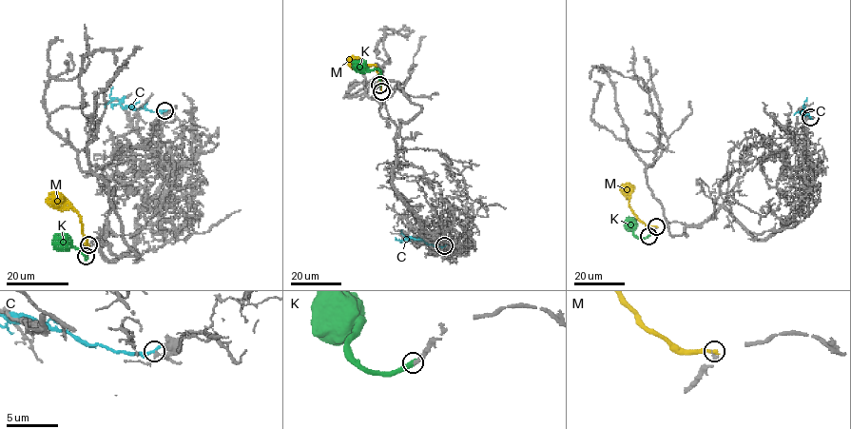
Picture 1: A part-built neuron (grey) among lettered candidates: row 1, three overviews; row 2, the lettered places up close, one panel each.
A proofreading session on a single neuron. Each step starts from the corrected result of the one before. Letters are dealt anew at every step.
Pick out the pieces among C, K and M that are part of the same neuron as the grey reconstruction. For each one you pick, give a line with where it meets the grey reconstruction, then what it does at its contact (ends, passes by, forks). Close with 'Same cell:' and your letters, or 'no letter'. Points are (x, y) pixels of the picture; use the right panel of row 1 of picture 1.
K: Touches grey at (648, 236). It ends there
Same cell: K

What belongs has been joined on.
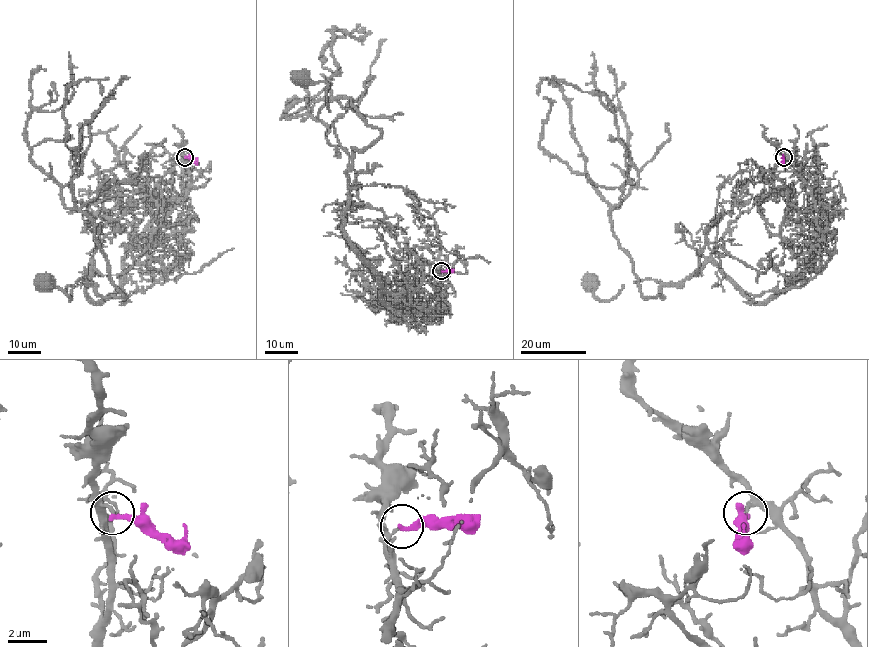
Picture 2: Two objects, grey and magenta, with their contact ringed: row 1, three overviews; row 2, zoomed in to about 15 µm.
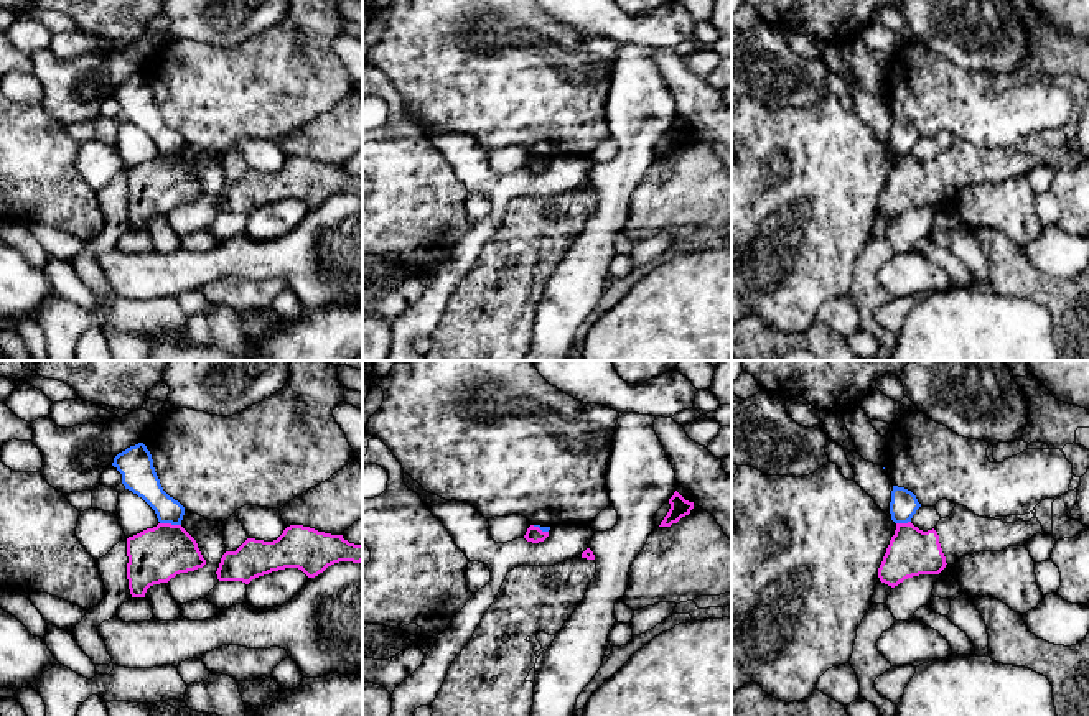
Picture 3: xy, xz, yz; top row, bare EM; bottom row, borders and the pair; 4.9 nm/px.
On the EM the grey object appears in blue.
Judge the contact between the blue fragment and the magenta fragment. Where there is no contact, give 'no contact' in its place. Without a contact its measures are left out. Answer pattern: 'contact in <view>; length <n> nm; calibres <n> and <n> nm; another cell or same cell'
contact in xy; length 110 nm; calibres 150 and 280 nm; another cell

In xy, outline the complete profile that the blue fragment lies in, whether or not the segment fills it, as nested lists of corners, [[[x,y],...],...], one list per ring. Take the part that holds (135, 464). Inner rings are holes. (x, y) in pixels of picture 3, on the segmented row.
[[[143,443],[119,453],[112,466],[122,474],[125,489],[142,497],[155,510],[160,523],[181,525],[185,507],[163,491],[152,454]]]

